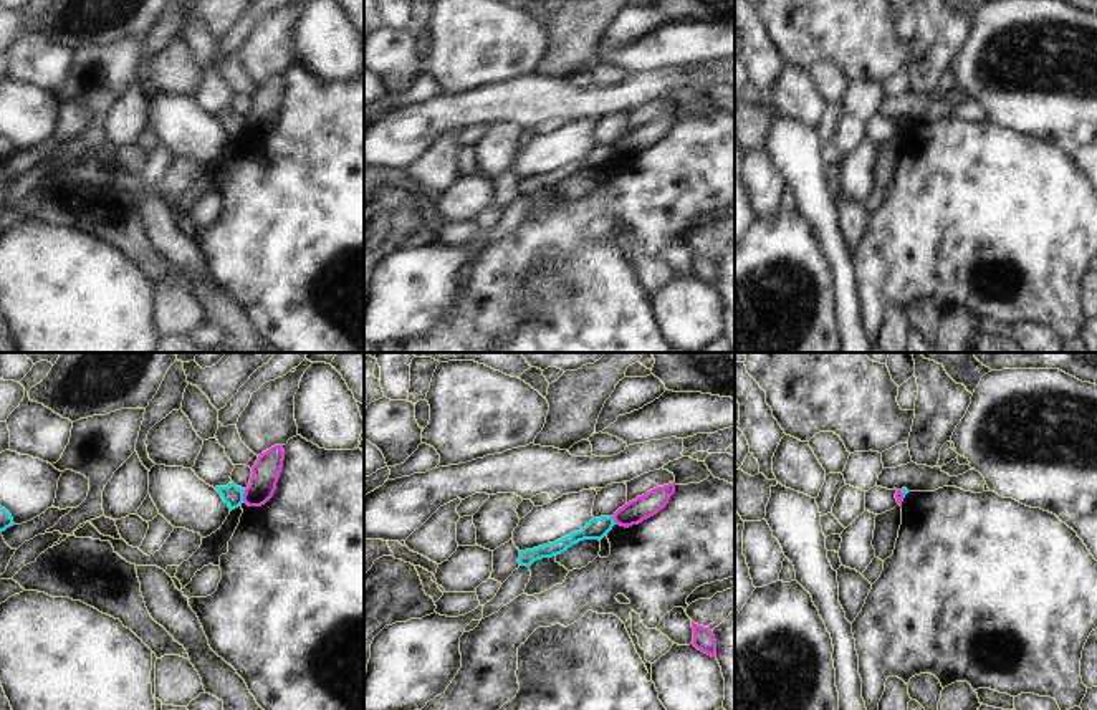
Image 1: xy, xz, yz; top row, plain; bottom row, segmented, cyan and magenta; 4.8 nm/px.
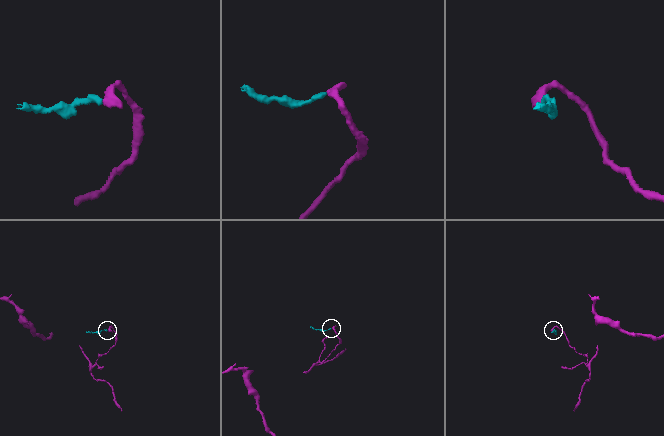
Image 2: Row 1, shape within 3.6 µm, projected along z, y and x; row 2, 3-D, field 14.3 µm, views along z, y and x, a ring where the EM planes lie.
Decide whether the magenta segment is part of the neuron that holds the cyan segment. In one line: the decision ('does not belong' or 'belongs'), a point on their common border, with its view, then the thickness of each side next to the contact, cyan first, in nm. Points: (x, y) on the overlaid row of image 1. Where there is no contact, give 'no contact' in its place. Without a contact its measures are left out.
does not belong; meets cyan in xy at (242, 495); 100 nm thick on the cyan side, 130 nm on the other

